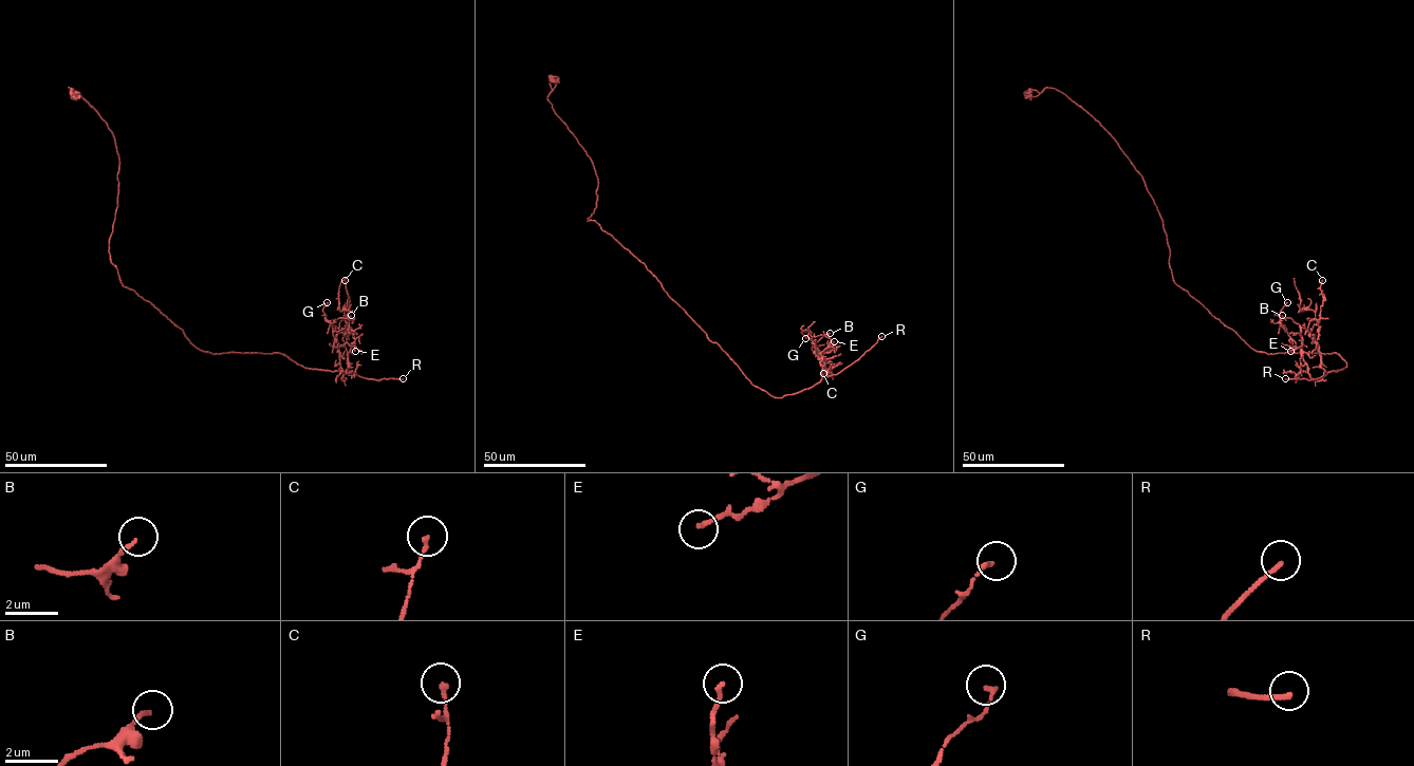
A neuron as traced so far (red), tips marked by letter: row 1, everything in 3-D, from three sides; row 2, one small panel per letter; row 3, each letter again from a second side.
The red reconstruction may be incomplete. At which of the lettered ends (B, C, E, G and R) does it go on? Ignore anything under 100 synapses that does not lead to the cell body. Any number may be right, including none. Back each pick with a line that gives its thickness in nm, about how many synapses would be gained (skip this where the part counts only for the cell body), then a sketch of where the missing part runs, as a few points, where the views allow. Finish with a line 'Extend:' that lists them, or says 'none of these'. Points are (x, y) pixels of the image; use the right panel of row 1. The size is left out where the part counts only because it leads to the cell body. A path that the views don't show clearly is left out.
R: Thickness 180 nm
Extend: R

